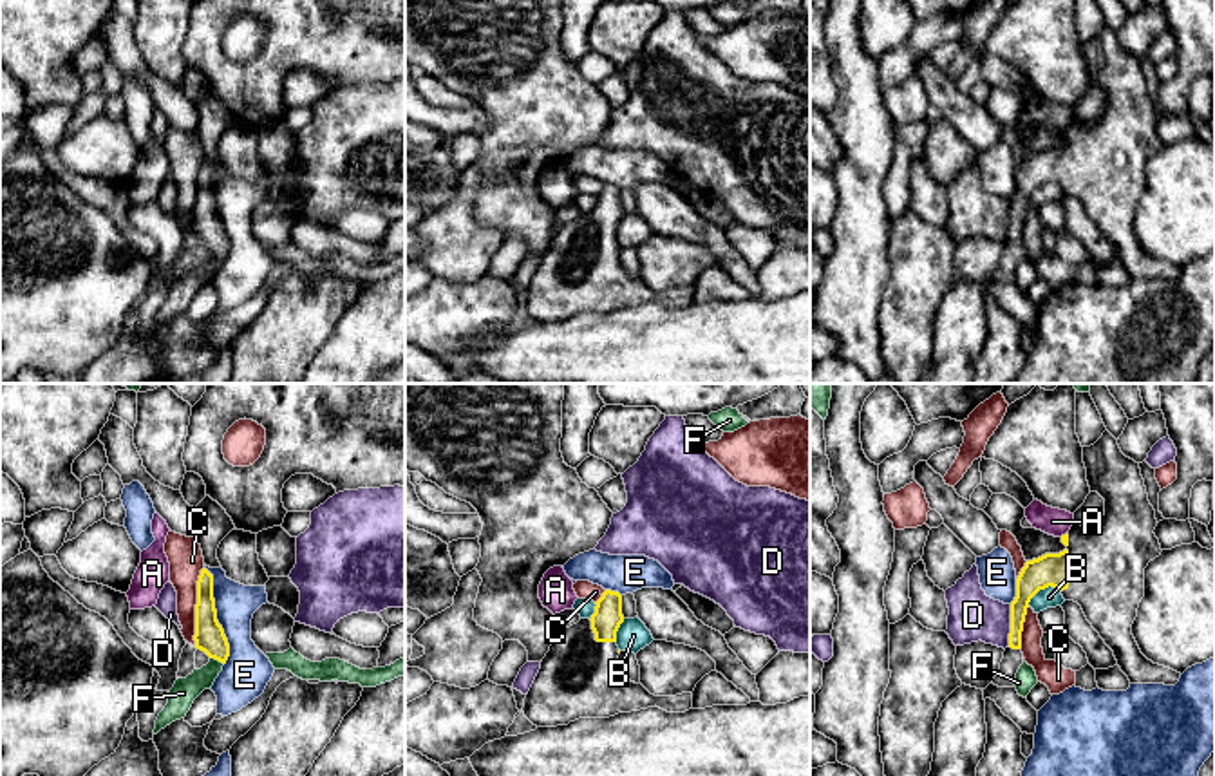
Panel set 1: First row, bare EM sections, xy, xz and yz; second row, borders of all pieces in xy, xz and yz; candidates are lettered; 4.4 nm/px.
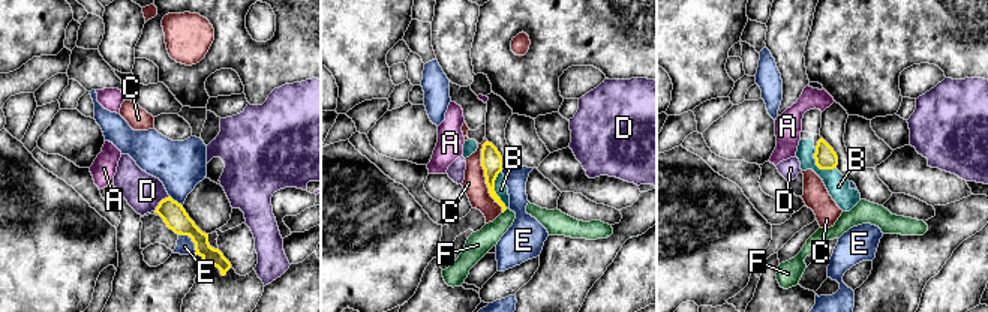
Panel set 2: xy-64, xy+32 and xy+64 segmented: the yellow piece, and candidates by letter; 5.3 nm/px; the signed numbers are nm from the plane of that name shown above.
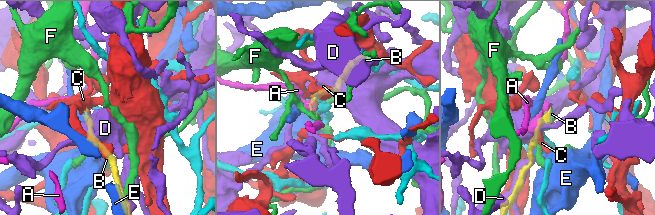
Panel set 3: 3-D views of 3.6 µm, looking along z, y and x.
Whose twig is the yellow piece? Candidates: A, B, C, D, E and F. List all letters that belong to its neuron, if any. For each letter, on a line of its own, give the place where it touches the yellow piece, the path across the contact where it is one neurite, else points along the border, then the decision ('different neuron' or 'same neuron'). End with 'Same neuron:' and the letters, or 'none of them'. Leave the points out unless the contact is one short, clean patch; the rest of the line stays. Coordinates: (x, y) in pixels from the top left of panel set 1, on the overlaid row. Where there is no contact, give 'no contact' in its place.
A: contact yz (1065, 534); border yz (1067, 532), (1060, 536); different neuron
B: contact yz (1044, 588); different neuron
C: contact xy (196, 606); border xy (203, 567), (197, 577), (194, 644); different neuron
D: contact yz (1011, 626); different neuron
E: contact xy (216, 615); different neuron
F: contact xy (217, 659); different neuron
Same neuron: none of them

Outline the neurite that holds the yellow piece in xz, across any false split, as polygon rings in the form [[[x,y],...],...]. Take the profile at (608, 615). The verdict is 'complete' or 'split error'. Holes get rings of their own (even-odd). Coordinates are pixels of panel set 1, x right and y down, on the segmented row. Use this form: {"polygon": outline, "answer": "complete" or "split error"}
{"polygon": [[[606,590],[595,604],[589,619],[555,631],[524,698],[524,716],[537,727],[557,727],[655,705],[667,713],[692,709],[692,693],[655,696],[626,677],[617,646],[624,622],[622,595]]], "answer": "split error"}

